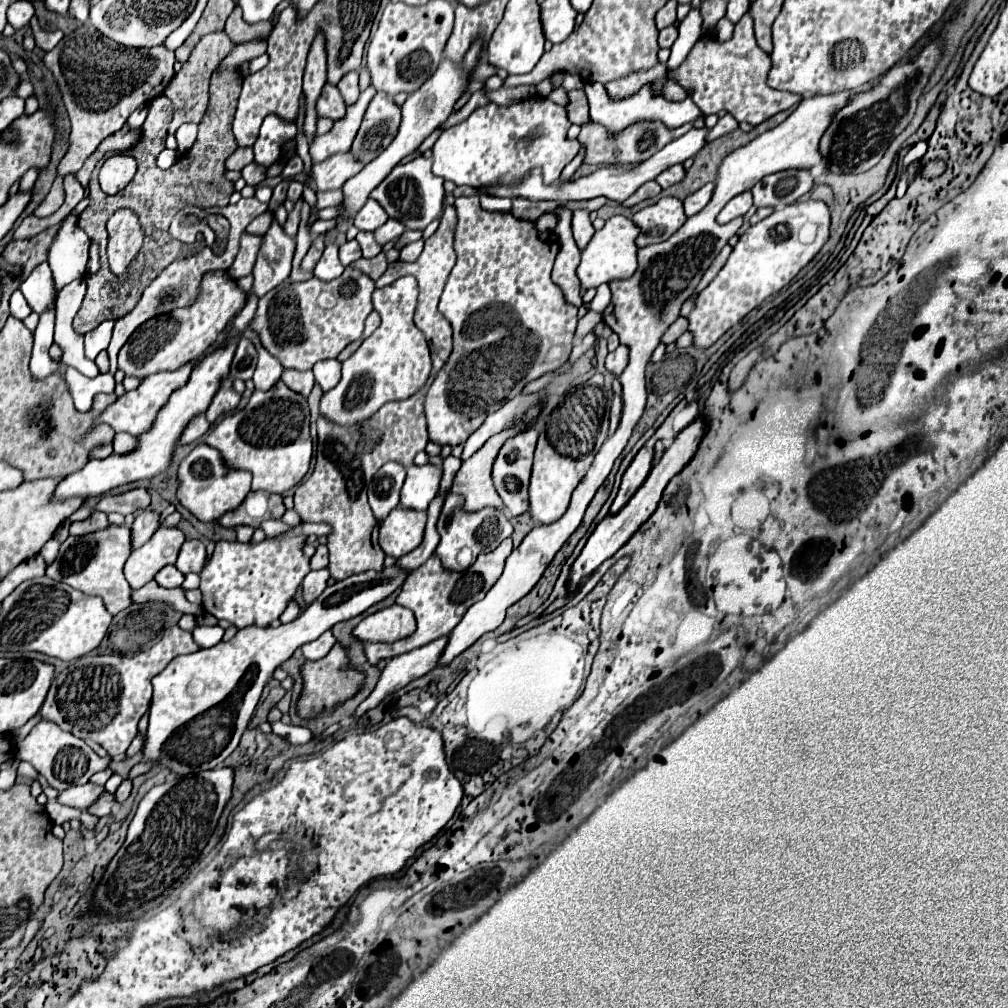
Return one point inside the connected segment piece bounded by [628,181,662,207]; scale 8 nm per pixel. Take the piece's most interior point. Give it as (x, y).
(651, 189)

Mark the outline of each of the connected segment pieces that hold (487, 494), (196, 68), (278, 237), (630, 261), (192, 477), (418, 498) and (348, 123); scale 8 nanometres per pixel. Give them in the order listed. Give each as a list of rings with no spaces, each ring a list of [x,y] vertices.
[[[504,431],[500,435],[490,437],[480,451],[476,451],[470,459],[462,463],[448,493],[464,497],[464,511],[470,513],[470,511],[480,511],[484,507],[494,507],[500,511],[506,509],[492,485],[490,471],[492,471],[496,451],[502,447],[504,439],[508,439],[508,435],[514,433],[518,431]]]
[[[210,33],[210,35],[206,35],[206,37],[200,39],[200,43],[190,53],[190,59],[174,75],[174,79],[170,81],[170,85],[164,91],[164,95],[168,95],[172,99],[174,109],[180,113],[180,117],[174,119],[174,133],[186,121],[200,123],[200,119],[202,119],[202,115],[206,111],[206,105],[208,105],[208,83],[210,83],[210,75],[216,71],[220,59],[224,59],[230,53],[232,47],[234,47],[234,43],[228,39],[226,33]]]
[[[274,219],[272,227],[264,235],[264,243],[260,247],[260,253],[252,271],[254,275],[252,291],[258,297],[278,287],[290,275],[294,249],[296,249],[296,241],[288,237]]]
[[[616,215],[608,219],[606,225],[594,233],[592,241],[582,251],[582,261],[578,265],[578,279],[582,283],[582,289],[586,291],[602,283],[610,283],[616,279],[628,279],[636,271],[636,253],[638,253],[636,237],[638,235],[640,235],[640,227],[632,219],[624,215]]]
[[[200,443],[180,463],[178,479],[180,479],[180,487],[178,487],[178,493],[176,493],[178,501],[186,509],[190,509],[200,521],[214,521],[214,519],[222,517],[226,511],[230,511],[232,507],[238,507],[240,501],[244,501],[244,497],[250,491],[252,475],[248,471],[238,471],[238,469],[230,471],[226,467],[220,451],[216,451],[210,445]]]
[[[432,463],[410,465],[408,477],[400,493],[400,505],[424,511],[430,505],[430,501],[436,497],[440,481],[442,481],[442,467]]]
[[[370,85],[366,91],[360,93],[358,101],[346,107],[346,115],[342,119],[336,119],[334,127],[324,133],[324,135],[316,135],[314,141],[310,143],[310,155],[312,155],[312,163],[320,163],[336,153],[348,153],[350,145],[360,129],[360,123],[364,119],[366,107],[372,101],[372,97],[376,95],[376,89]]]

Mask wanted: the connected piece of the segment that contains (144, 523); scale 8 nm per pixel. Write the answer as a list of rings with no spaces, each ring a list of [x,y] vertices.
[[[144,509],[132,523],[132,545],[134,549],[136,547],[142,547],[144,541],[150,539],[150,535],[160,527],[160,511],[154,511],[154,509]]]

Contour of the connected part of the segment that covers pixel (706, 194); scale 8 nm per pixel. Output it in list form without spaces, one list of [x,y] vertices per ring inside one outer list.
[[[708,183],[708,185],[704,185],[700,191],[692,193],[688,199],[684,199],[684,211],[686,211],[688,217],[690,217],[690,215],[696,215],[698,211],[702,211],[702,209],[708,205],[708,201],[712,199],[714,187],[716,187],[716,183]]]

